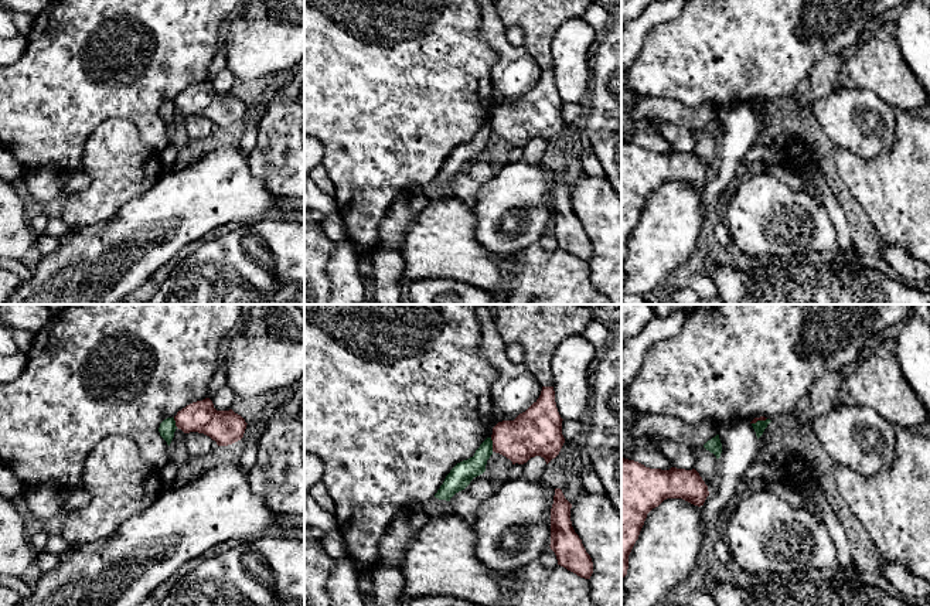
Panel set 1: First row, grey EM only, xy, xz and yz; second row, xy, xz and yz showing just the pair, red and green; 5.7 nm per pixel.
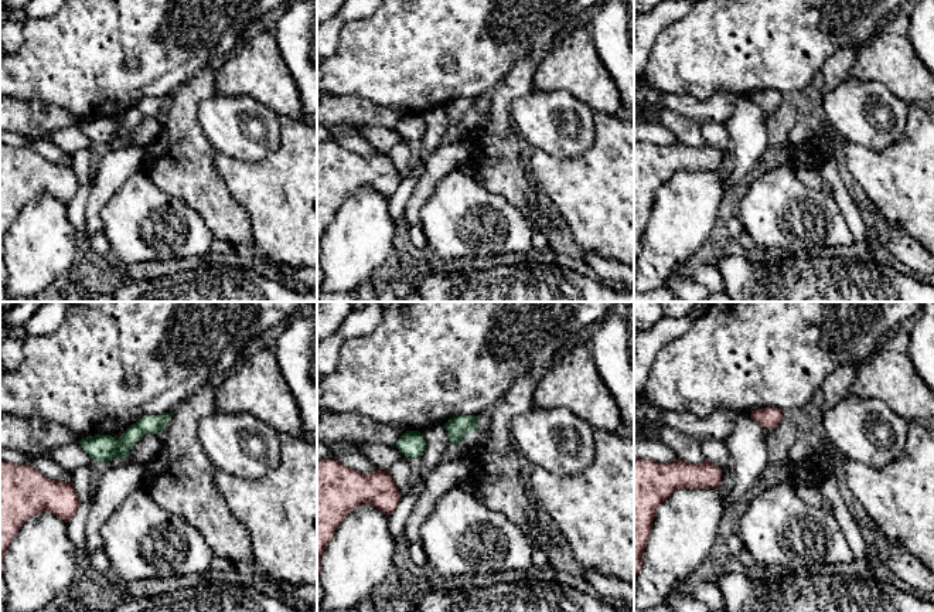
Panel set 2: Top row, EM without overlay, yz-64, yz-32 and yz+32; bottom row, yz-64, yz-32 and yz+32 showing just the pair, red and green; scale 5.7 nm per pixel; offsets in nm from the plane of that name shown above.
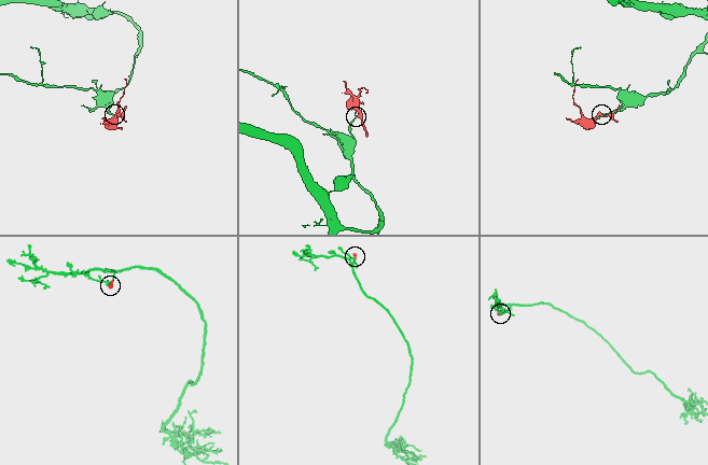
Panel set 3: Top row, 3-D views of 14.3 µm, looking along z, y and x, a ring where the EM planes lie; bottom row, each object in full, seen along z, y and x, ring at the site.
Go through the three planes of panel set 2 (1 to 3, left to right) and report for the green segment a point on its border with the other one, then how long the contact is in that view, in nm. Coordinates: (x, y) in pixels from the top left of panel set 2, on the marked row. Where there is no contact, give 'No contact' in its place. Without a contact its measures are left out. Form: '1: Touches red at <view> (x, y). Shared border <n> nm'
1: No contact
2: No contact
3: No contact

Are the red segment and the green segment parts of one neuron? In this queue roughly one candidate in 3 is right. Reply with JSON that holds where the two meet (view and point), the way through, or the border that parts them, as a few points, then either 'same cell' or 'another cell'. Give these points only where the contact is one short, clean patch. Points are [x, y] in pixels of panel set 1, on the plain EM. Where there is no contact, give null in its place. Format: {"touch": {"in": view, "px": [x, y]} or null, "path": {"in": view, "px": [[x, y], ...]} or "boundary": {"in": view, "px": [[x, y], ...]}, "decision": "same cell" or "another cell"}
{"touch": {"in": "xz", "px": [493, 128]}, "boundary": {"in": "xz", "px": [[490, 121], [493, 133]]}, "decision": "another cell"}

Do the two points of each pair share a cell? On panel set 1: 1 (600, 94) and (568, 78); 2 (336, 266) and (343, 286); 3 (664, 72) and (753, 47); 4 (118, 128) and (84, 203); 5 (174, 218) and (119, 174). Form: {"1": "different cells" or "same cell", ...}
{"1": "different cells", "2": "same cell", "3": "same cell", "4": "same cell", "5": "different cells"}

